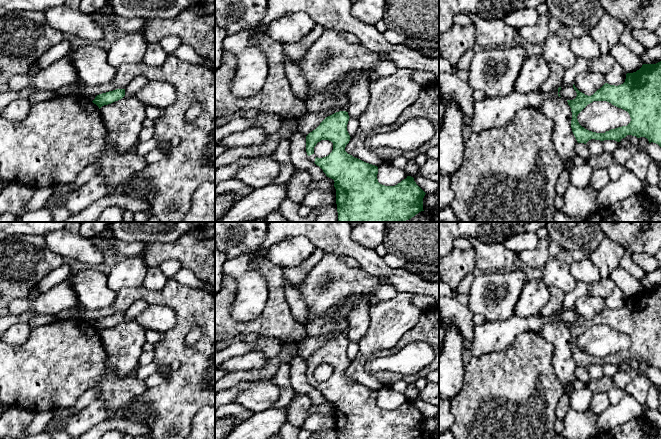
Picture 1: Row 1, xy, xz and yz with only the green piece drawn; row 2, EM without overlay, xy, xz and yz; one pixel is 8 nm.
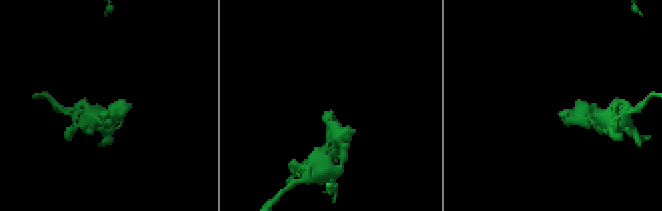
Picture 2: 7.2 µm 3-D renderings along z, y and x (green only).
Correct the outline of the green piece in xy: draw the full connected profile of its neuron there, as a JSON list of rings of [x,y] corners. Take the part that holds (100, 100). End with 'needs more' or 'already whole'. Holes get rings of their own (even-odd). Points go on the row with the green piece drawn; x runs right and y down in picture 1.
[[[116,89],[97,95],[92,102],[96,104],[100,109],[104,105],[108,105],[122,99],[124,96],[125,89]]] | already whole

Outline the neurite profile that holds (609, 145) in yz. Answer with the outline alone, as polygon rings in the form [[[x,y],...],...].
[[[604,140],[603,145],[604,152],[612,152],[619,146],[619,142],[615,140]]]

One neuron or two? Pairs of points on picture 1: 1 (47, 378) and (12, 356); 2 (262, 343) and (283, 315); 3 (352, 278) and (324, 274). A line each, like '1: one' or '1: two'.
1: one
2: two
3: one

